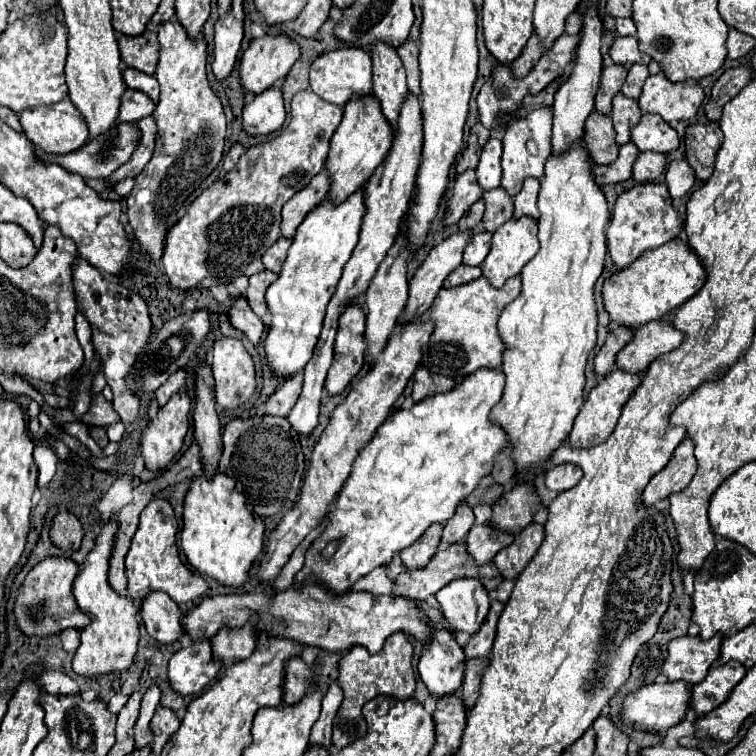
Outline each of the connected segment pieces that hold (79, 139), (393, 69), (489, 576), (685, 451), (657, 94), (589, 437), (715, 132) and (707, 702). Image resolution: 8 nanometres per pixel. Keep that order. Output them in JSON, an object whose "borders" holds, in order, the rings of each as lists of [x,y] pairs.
{"borders":[[[[62,100],[52,106],[34,106],[30,110],[24,110],[20,116],[20,124],[22,124],[28,140],[36,148],[40,148],[48,154],[70,154],[72,150],[78,150],[88,142],[86,120],[82,118],[82,114],[74,108],[74,104],[70,100]]],[[[378,42],[372,46],[372,64],[374,64],[372,94],[378,98],[382,114],[386,116],[392,130],[396,132],[398,112],[402,108],[402,100],[408,94],[404,66],[398,58],[398,52],[384,42]]],[[[460,542],[460,544],[450,544],[448,548],[442,548],[438,550],[432,560],[428,562],[426,568],[420,568],[420,570],[404,570],[402,574],[396,576],[394,580],[394,594],[396,596],[406,596],[406,598],[412,598],[412,600],[426,600],[428,596],[436,594],[440,588],[444,588],[448,582],[456,580],[456,578],[476,578],[486,590],[494,590],[504,578],[498,574],[496,566],[492,562],[484,564],[484,566],[476,566],[474,560],[466,554],[466,544]]],[[[684,438],[680,446],[674,450],[670,462],[644,488],[644,504],[652,506],[662,498],[680,492],[690,484],[694,472],[696,472],[694,444],[690,438]]],[[[660,72],[656,76],[648,76],[644,88],[638,96],[638,106],[642,112],[660,114],[666,122],[690,120],[696,116],[702,106],[704,92],[694,80],[672,84]]],[[[614,370],[604,380],[600,380],[590,390],[590,394],[586,396],[586,402],[584,402],[580,414],[576,416],[572,434],[568,438],[570,448],[590,448],[590,446],[602,444],[612,434],[612,430],[616,426],[616,420],[618,420],[618,416],[622,412],[622,406],[628,402],[628,398],[632,396],[632,392],[638,388],[640,380],[642,380],[640,374],[626,374],[622,370]]],[[[716,122],[712,124],[692,124],[686,128],[684,146],[686,146],[686,162],[694,168],[696,178],[708,180],[714,170],[714,156],[718,152],[718,144],[722,142],[722,132]]],[[[740,662],[714,664],[708,676],[692,686],[690,694],[690,710],[696,712],[698,718],[706,716],[714,708],[718,708],[732,692],[732,688],[744,678],[746,668]]]]}

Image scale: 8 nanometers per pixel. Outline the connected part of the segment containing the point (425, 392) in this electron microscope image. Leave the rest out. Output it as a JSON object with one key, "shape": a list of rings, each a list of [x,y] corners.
{"shape":[[[418,366],[416,374],[414,374],[414,392],[412,392],[412,398],[414,398],[414,402],[420,402],[420,400],[424,400],[430,394],[448,392],[452,388],[454,388],[454,380],[452,378],[434,376],[434,374],[426,372],[424,366]]]}

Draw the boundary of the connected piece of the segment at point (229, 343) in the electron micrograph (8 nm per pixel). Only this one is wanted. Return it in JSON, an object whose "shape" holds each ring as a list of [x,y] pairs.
{"shape":[[[220,338],[212,348],[214,398],[222,408],[238,408],[256,390],[252,356],[240,340]]]}

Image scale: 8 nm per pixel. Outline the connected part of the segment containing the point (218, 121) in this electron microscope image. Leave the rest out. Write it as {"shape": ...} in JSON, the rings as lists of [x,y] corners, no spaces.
{"shape":[[[176,20],[164,22],[158,26],[158,42],[160,42],[160,58],[154,74],[162,92],[160,92],[160,102],[152,112],[158,126],[156,148],[146,168],[134,178],[136,184],[126,198],[126,214],[130,218],[130,226],[140,246],[140,254],[144,254],[148,260],[162,258],[168,230],[184,214],[184,204],[190,198],[190,194],[206,180],[206,176],[222,160],[222,148],[224,148],[224,136],[226,136],[226,116],[222,110],[222,102],[212,92],[206,78],[206,42],[190,40],[186,30]]]}

